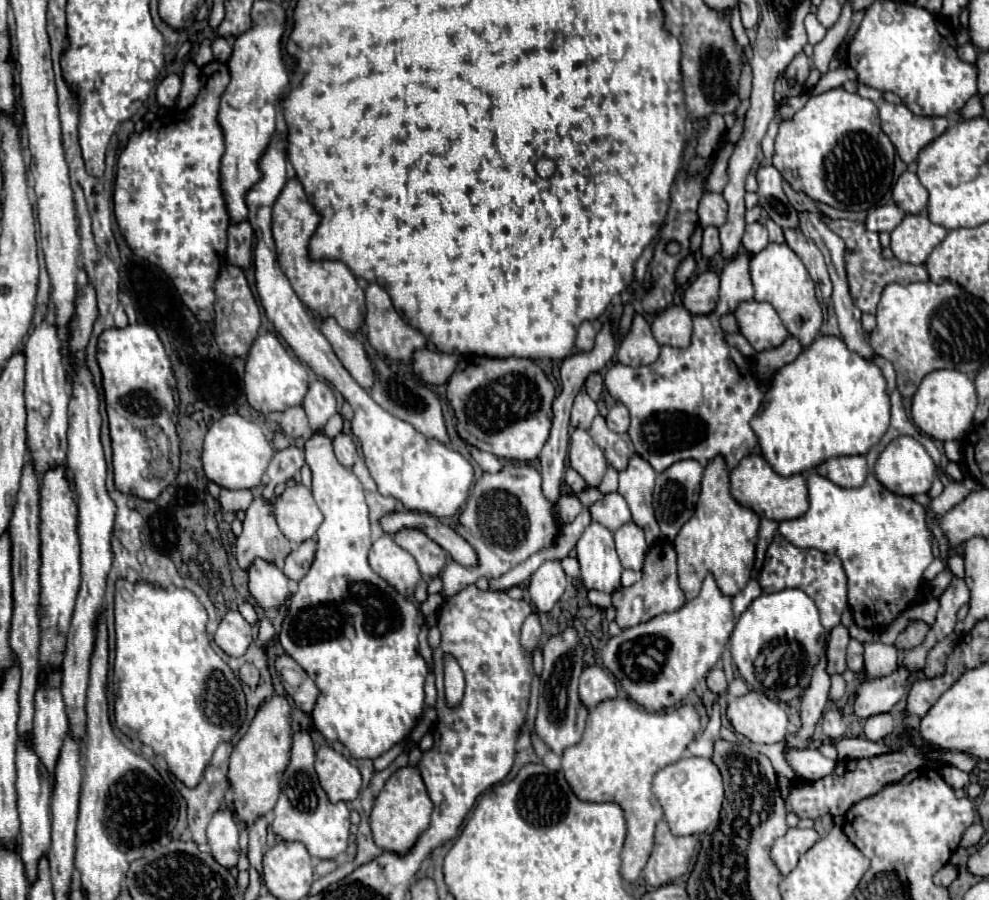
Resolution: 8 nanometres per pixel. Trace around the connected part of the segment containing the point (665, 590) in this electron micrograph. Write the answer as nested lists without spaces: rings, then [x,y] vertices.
[[[659,539],[647,551],[645,565],[643,565],[643,577],[631,587],[623,587],[613,595],[613,607],[617,609],[615,621],[621,629],[635,627],[661,613],[677,611],[679,607],[683,607],[683,603],[685,603],[685,593],[679,587],[679,579],[677,579],[677,553],[673,549],[673,543],[667,539]]]

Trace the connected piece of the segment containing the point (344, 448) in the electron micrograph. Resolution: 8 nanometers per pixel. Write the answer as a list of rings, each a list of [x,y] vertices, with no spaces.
[[[339,433],[335,439],[333,439],[333,447],[335,447],[335,455],[339,459],[341,465],[345,467],[351,467],[357,459],[357,447],[351,439],[351,435],[347,433]]]

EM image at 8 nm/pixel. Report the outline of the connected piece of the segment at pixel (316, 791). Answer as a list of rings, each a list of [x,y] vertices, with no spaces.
[[[293,731],[293,747],[291,747],[291,761],[287,765],[287,769],[283,771],[281,777],[281,795],[277,799],[277,805],[273,809],[275,819],[271,823],[271,829],[283,837],[285,841],[301,841],[311,857],[317,859],[335,859],[341,851],[347,849],[347,839],[349,839],[349,805],[345,801],[339,803],[331,803],[317,779],[315,773],[315,749],[313,749],[313,739],[309,735],[309,731]]]

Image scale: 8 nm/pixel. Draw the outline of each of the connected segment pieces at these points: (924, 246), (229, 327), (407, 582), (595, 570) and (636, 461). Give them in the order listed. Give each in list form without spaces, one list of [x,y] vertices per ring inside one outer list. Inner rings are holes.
[[[925,213],[905,215],[901,225],[891,233],[891,251],[903,263],[923,265],[945,235],[947,229],[931,223]]]
[[[225,263],[219,269],[219,275],[215,279],[215,341],[219,349],[229,357],[243,357],[247,355],[251,343],[255,341],[261,325],[259,307],[255,303],[255,297],[249,289],[249,283],[245,279],[245,273],[241,267],[233,267],[231,263]]]
[[[383,535],[373,541],[369,551],[369,565],[377,575],[381,575],[405,597],[413,595],[415,585],[421,579],[413,555],[401,549],[389,535]]]
[[[593,521],[579,537],[575,551],[581,565],[583,589],[611,593],[619,587],[623,567],[615,551],[613,531]]]
[[[633,455],[625,471],[619,473],[619,493],[625,497],[633,521],[645,531],[645,539],[653,545],[661,537],[661,529],[655,521],[651,507],[651,493],[655,485],[655,471],[641,459],[641,455]]]

